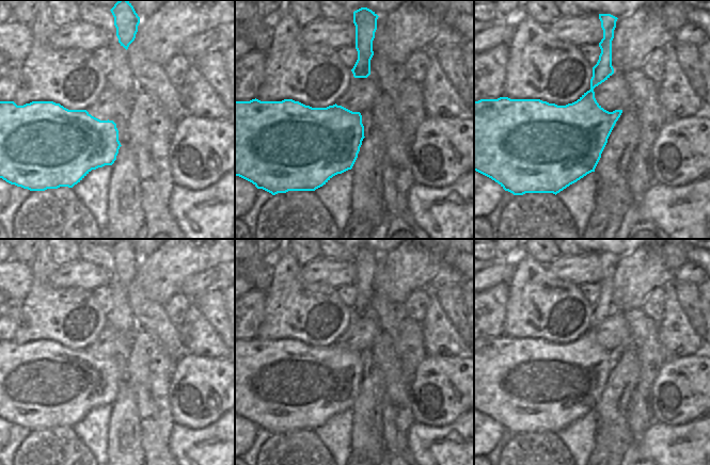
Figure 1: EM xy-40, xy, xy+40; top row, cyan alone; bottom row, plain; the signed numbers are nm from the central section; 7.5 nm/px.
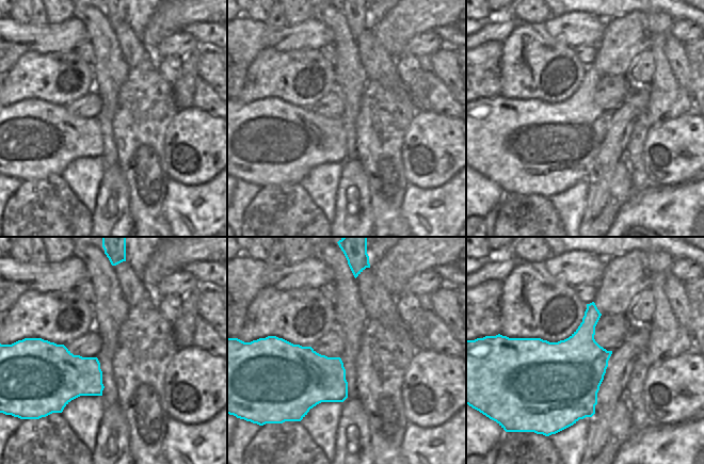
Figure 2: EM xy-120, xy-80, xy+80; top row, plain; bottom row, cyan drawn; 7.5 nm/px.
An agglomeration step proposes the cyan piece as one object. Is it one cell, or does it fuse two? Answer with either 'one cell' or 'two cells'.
one cell

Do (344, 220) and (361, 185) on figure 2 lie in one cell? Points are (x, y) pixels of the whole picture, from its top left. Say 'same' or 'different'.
same

